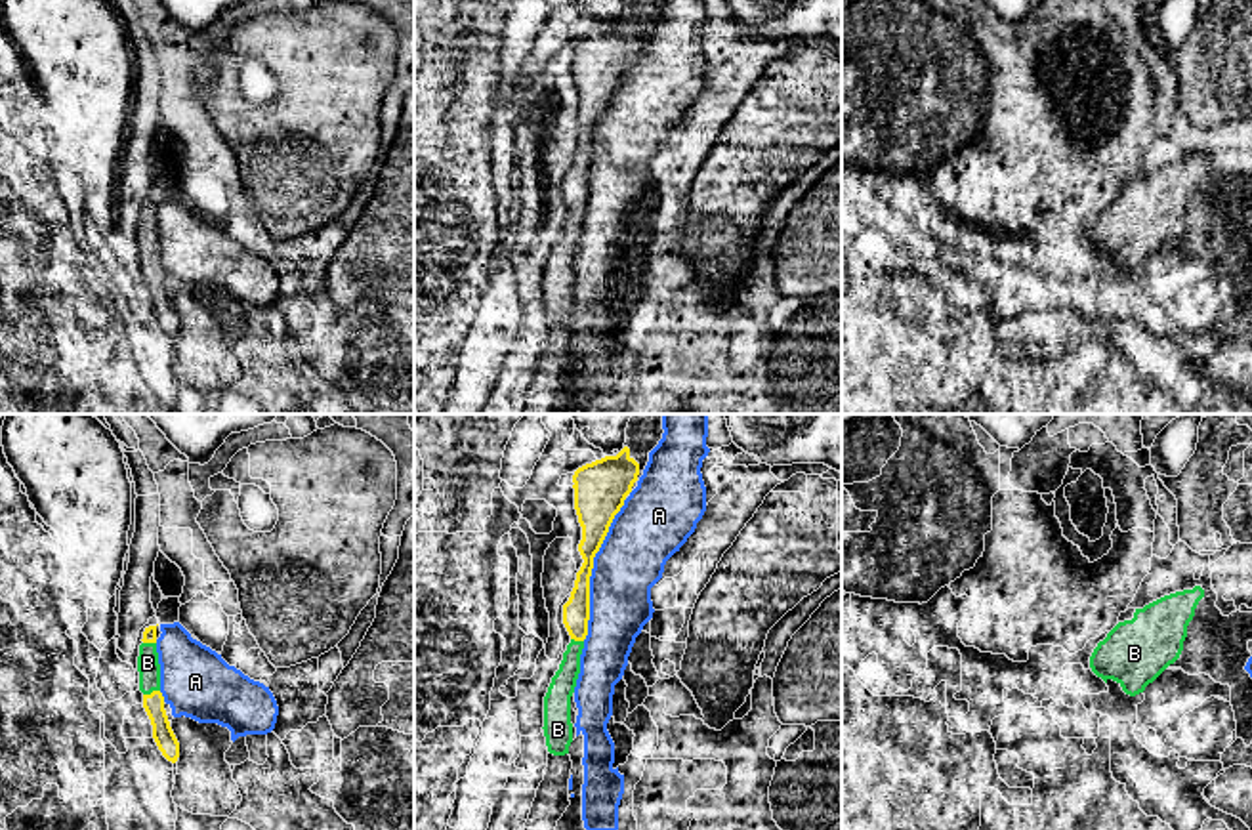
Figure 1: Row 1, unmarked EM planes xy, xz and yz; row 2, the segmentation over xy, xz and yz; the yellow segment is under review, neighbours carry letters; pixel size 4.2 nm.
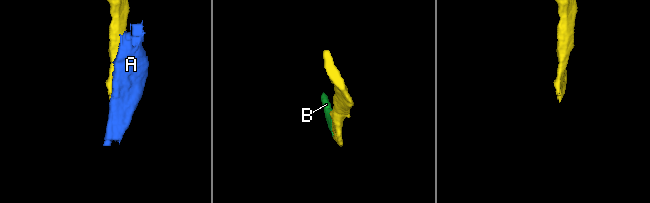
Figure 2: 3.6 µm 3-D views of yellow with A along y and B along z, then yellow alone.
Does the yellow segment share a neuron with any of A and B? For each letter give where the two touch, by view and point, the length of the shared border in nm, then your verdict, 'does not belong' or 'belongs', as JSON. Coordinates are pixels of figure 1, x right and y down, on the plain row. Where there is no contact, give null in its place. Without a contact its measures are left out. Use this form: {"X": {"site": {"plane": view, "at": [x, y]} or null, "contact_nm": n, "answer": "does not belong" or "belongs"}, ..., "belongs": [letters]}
{"A": {"site": {"plane": "xz", "at": [592, 140]}, "contact_nm": 650, "answer": "does not belong"}, "B": {"site": {"plane": "xy", "at": [153, 264]}, "contact_nm": 80, "answer": "belongs"}, "belongs": ["B"]}

